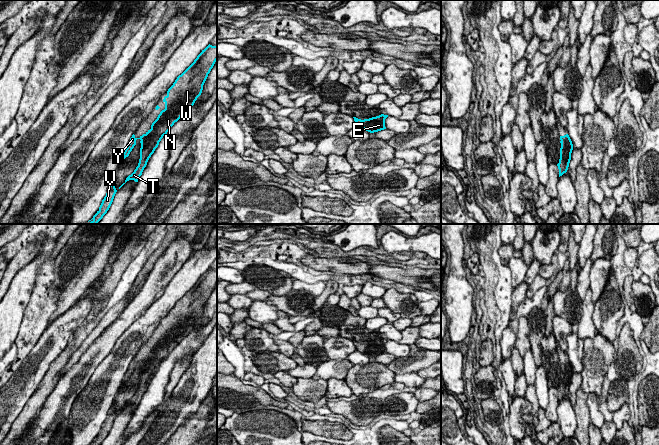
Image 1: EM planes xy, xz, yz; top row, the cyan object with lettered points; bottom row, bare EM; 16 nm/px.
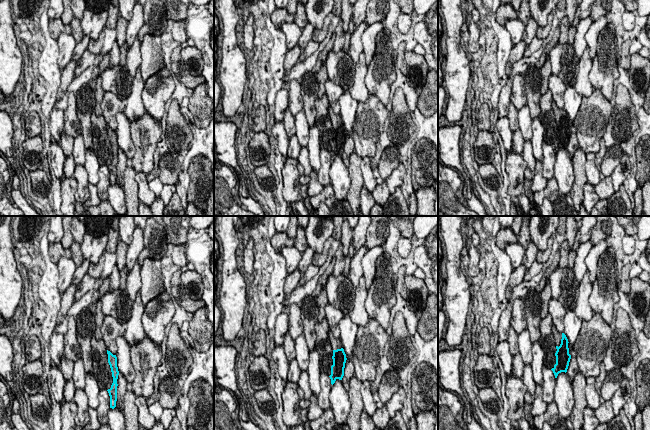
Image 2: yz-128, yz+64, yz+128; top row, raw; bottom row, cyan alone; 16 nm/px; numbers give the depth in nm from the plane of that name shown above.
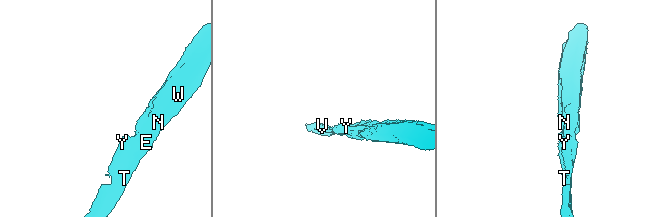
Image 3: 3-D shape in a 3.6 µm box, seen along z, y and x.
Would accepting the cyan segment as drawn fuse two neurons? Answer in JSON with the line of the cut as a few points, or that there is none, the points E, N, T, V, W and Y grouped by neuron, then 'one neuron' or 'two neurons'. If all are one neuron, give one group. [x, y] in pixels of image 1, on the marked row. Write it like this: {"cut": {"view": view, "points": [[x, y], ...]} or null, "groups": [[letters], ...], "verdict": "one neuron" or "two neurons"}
{"cut": null, "groups": [["E", "N", "T", "V", "W", "Y"]], "verdict": "one neuron"}

